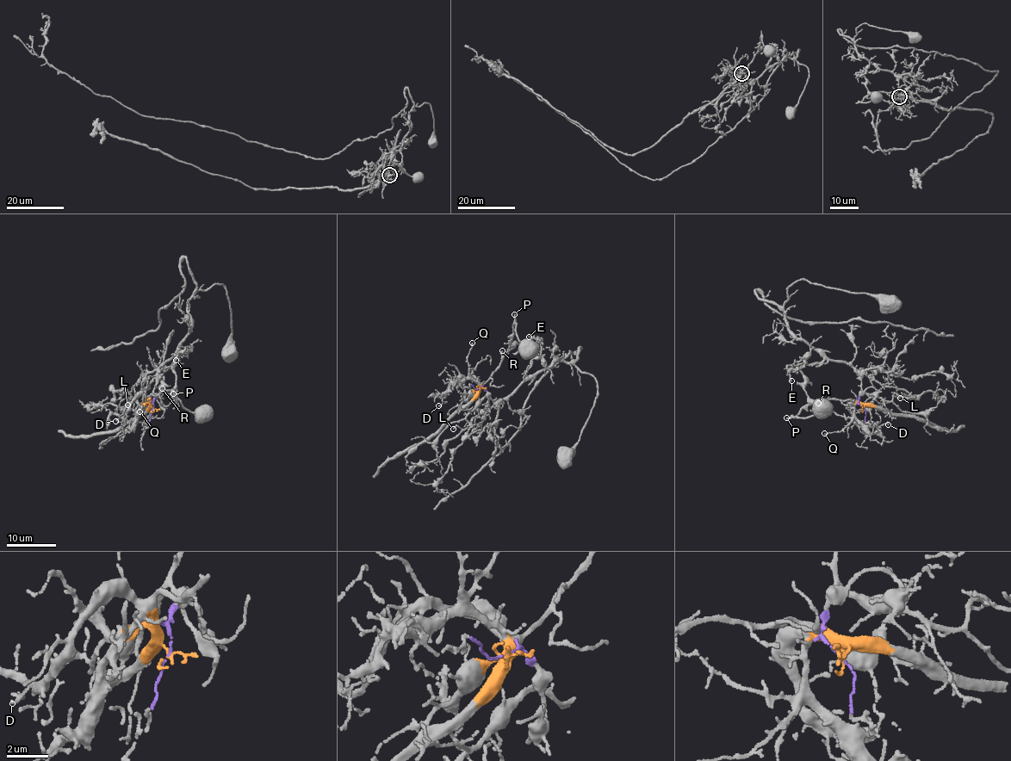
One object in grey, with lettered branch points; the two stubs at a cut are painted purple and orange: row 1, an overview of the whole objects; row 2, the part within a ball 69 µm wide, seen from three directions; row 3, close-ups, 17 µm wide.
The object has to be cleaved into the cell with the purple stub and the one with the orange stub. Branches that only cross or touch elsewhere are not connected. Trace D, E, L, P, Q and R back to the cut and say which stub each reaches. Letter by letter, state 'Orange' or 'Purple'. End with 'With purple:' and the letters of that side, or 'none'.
D: Orange
E: Purple
L: Purple
P: Orange
Q: Orange
R: Orange
With purple: E, L

